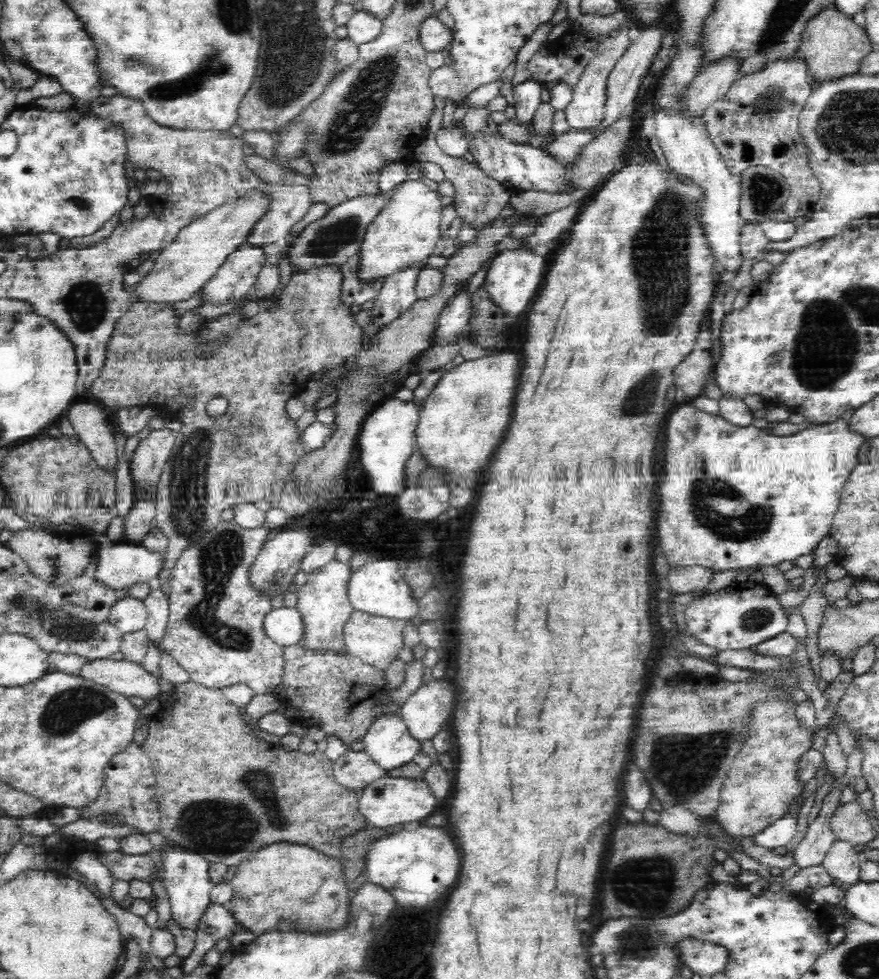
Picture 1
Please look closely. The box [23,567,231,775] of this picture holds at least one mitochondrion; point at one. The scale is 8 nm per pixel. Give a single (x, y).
(66, 711)

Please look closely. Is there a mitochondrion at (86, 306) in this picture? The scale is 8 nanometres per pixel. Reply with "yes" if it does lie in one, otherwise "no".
yes

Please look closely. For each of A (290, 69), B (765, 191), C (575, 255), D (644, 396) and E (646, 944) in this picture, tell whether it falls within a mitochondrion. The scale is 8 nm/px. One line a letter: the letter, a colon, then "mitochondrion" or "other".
A: mitochondrion
B: mitochondrion
C: other
D: mitochondrion
E: mitochondrion

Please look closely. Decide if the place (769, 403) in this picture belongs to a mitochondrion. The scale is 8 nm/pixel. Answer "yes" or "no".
no

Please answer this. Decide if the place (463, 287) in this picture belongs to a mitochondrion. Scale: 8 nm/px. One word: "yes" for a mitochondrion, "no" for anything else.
no

